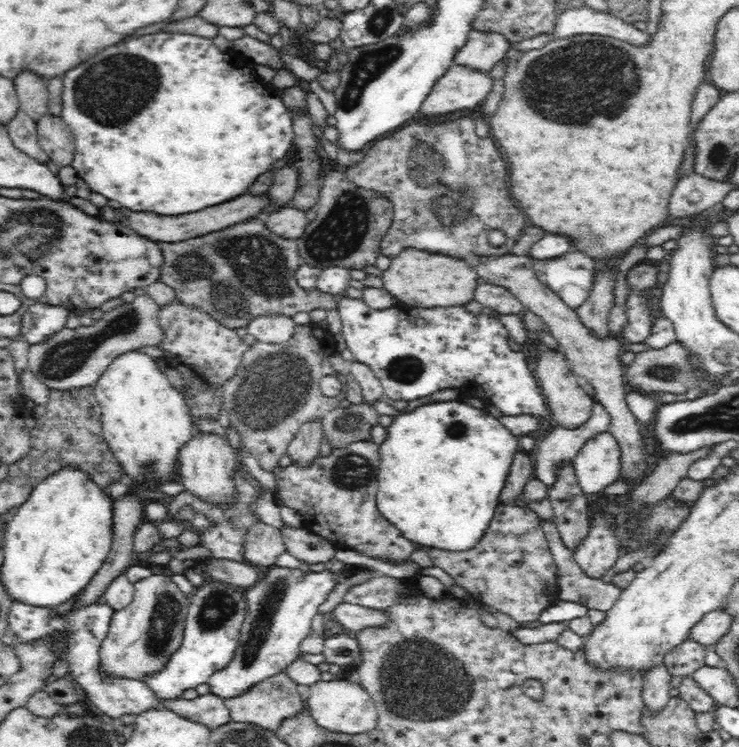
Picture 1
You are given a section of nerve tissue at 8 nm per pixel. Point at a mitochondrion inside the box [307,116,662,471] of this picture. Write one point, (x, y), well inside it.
(446, 187)

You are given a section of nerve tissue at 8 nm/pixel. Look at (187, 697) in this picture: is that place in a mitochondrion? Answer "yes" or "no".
no

